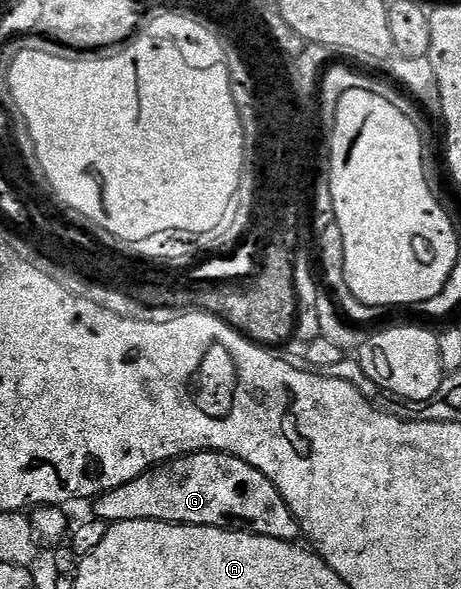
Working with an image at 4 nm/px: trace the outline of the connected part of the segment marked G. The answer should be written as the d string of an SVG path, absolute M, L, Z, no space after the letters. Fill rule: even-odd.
M198 450L195 454L183 454L179 458L170 458L151 469L141 472L129 484L113 488L94 499L94 517L108 524L125 520L153 520L154 522L171 522L175 526L212 526L226 530L248 530L250 534L269 536L273 540L285 540L298 543L301 538L297 516L285 504L285 496L277 492L273 480L265 476L253 464L241 460L232 454L222 454L220 450Z

